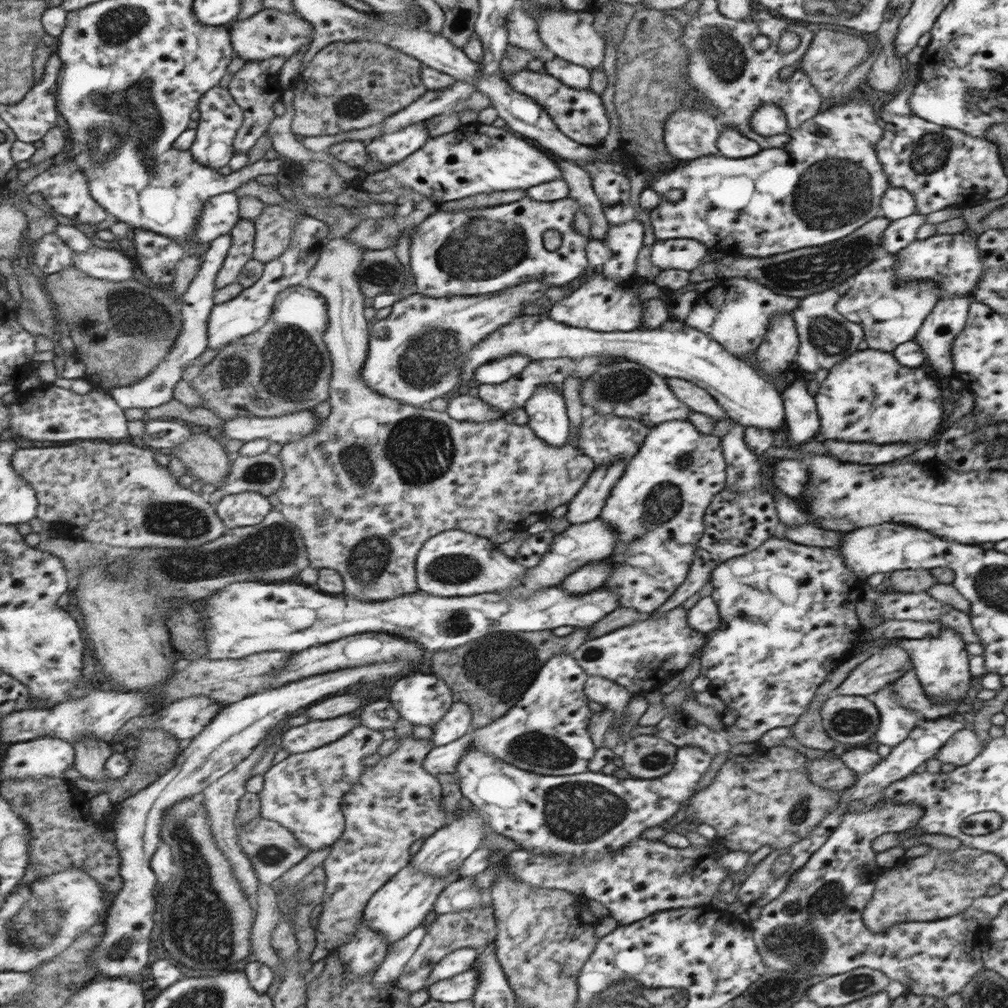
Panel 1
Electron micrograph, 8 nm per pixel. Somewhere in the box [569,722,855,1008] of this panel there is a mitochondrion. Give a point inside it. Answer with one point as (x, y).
(794, 943)

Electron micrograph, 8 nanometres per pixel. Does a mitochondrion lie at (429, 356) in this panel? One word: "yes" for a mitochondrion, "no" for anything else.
yes

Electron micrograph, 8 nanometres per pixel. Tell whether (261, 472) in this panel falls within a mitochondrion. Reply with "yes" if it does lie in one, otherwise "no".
yes

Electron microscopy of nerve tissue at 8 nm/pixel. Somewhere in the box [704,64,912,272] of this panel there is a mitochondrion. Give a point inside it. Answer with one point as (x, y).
(831, 193)

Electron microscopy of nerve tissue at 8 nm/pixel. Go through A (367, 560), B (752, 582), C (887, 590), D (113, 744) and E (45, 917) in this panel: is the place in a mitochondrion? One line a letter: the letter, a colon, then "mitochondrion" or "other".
A: mitochondrion
B: mitochondrion
C: other
D: other
E: mitochondrion

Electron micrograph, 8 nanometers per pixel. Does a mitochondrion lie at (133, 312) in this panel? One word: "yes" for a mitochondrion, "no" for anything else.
yes

